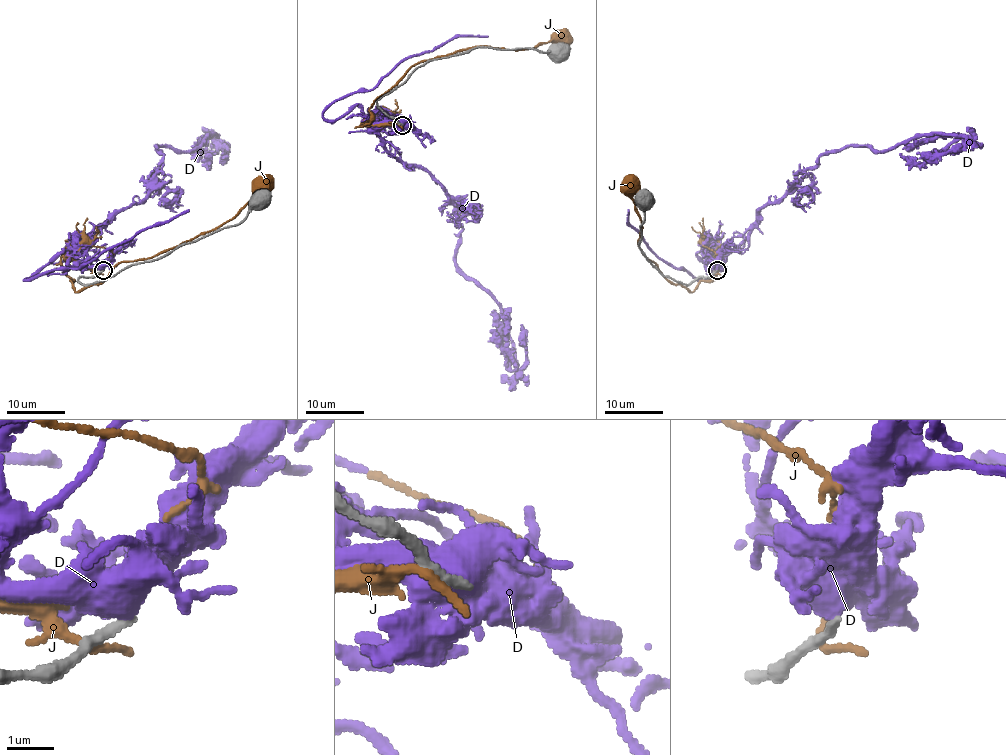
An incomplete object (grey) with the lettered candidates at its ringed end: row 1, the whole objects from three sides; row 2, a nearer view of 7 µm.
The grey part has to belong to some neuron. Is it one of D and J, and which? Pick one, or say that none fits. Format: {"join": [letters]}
{"join": []}

